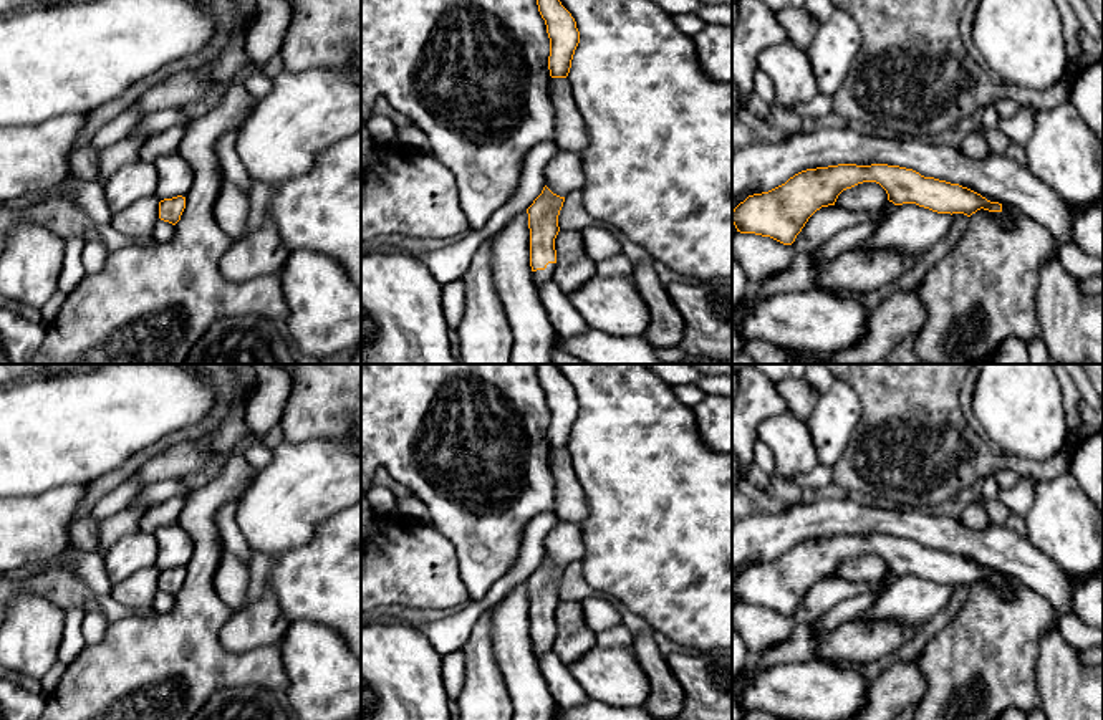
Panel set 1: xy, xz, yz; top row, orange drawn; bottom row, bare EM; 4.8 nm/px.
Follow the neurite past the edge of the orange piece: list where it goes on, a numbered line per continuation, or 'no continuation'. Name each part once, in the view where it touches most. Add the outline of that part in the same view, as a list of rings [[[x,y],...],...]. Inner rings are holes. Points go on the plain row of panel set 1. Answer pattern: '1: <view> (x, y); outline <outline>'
1: xz (540, 648); outline [[[548,634],[545,641],[533,642],[533,655],[540,664],[543,654],[553,647],[556,634]]]

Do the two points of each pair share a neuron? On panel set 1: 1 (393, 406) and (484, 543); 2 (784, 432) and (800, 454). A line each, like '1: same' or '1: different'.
1: same
2: same

